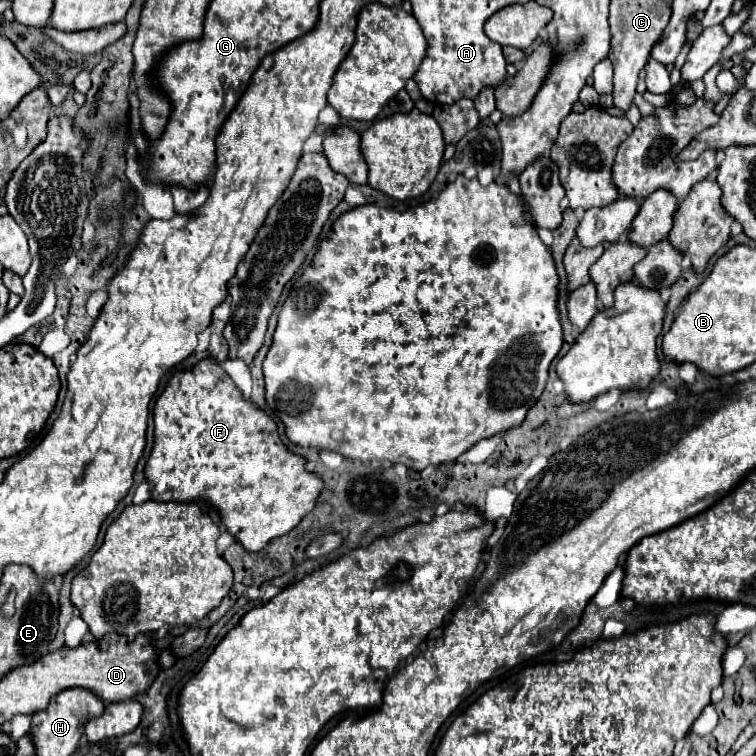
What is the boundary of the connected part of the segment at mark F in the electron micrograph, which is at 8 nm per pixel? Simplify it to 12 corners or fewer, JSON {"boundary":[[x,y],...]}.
{"boundary":[[216,358],[154,404],[152,500],[198,496],[250,552],[324,480]]}

